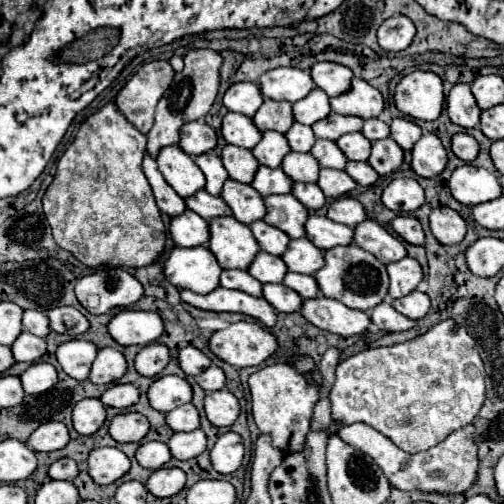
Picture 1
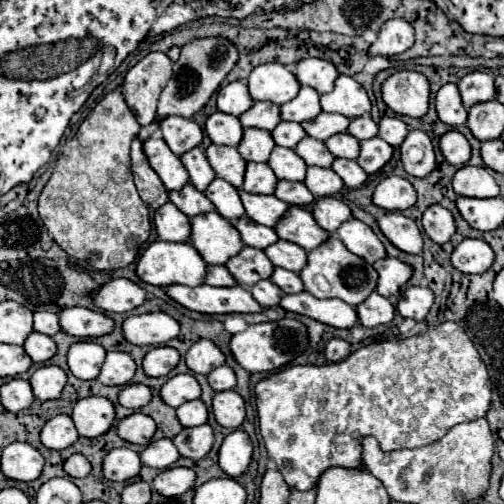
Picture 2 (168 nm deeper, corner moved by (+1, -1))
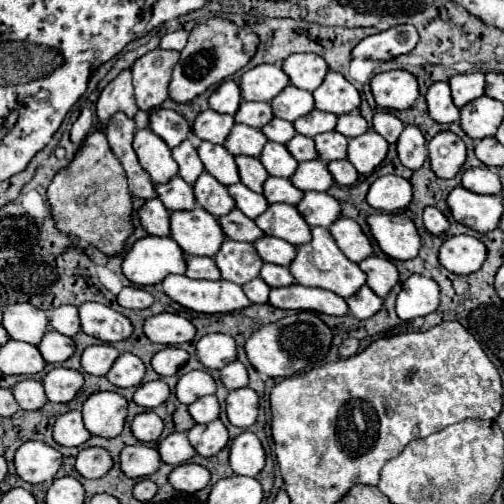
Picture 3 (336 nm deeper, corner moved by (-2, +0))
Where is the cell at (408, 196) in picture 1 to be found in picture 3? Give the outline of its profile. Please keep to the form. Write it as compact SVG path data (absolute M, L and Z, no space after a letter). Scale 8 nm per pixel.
M400 175L378 177L370 185L366 201L374 209L394 213L398 209L404 209L412 201L412 185Z

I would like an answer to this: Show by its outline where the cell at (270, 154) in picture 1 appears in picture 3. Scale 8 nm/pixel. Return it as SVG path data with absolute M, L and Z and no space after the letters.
M236 123L228 141L224 147L232 155L250 155L250 157L260 157L264 145L268 143L268 137L260 129L252 129L248 125Z

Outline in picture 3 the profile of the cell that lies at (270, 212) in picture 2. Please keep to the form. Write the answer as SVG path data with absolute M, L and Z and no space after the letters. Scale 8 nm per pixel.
M236 183L236 185L230 185L228 187L228 193L234 197L236 201L236 207L250 219L256 219L258 215L262 215L266 209L268 209L268 201L264 195L260 193L254 193L250 191L246 185L242 183Z

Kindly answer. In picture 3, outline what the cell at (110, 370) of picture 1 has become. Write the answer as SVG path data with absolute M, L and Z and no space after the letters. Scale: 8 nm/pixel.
M122 353L114 361L114 365L106 377L116 387L134 387L142 381L144 371L146 369L144 369L144 363L140 361L140 357L132 355L132 353Z

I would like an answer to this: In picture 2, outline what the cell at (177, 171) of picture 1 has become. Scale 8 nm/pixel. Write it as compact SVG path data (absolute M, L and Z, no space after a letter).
M159 136L147 138L143 142L143 152L167 190L181 190L189 182L187 170L183 168L181 160L169 150L163 138Z

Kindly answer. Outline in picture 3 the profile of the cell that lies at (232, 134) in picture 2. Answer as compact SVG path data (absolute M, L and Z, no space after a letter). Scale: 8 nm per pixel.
M208 109L196 117L192 133L204 141L222 145L228 139L234 125L236 125L236 121L232 115L222 115L222 113Z

